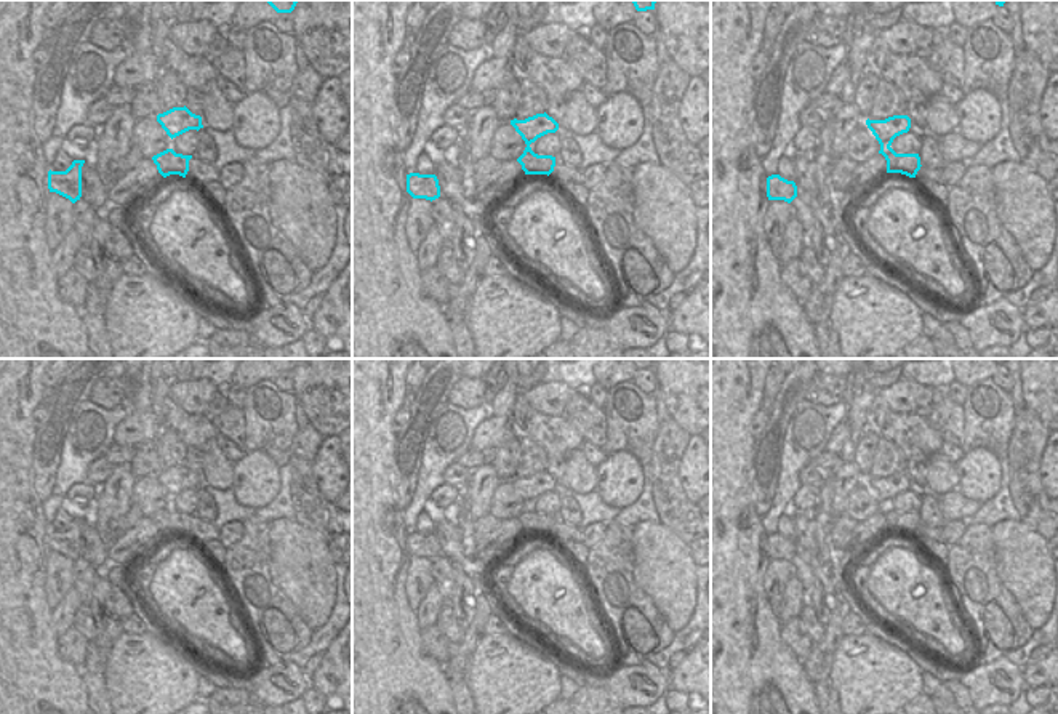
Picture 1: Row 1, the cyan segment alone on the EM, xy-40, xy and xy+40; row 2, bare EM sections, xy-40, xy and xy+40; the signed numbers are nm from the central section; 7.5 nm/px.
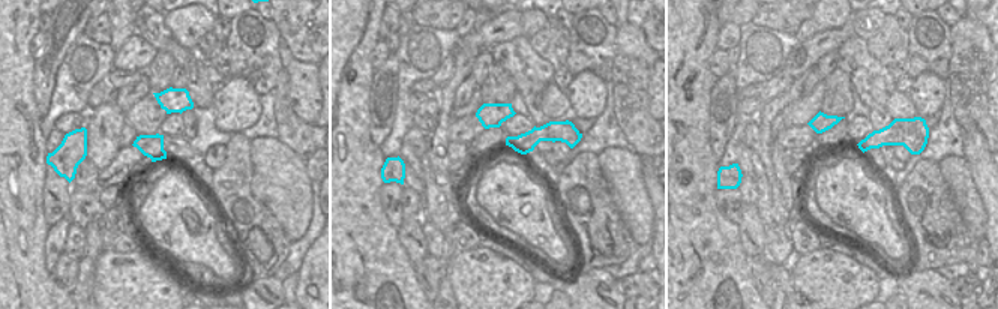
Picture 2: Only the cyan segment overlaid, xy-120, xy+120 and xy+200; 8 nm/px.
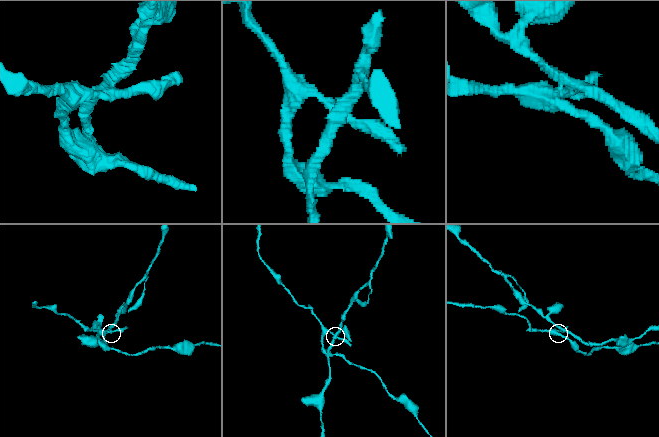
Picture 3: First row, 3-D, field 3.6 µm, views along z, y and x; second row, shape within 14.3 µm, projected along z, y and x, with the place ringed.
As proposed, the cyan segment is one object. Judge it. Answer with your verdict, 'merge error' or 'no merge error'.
merge error

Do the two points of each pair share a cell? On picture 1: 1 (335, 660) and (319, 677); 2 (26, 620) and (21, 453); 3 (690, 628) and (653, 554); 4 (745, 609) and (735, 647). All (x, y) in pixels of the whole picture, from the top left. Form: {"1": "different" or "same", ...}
{"1": "same", "2": "same", "3": "different", "4": "same"}

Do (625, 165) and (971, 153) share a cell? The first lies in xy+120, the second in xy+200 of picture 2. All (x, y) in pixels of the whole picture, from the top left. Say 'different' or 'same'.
different

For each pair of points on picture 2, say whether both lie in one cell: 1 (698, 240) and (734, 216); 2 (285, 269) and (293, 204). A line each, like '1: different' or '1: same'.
1: different
2: different

